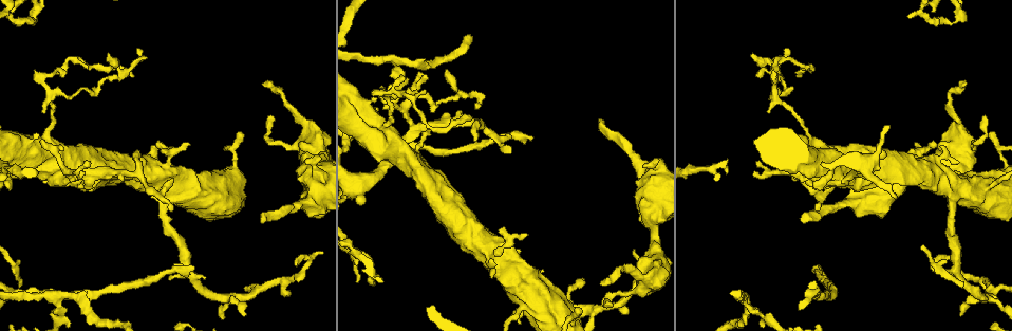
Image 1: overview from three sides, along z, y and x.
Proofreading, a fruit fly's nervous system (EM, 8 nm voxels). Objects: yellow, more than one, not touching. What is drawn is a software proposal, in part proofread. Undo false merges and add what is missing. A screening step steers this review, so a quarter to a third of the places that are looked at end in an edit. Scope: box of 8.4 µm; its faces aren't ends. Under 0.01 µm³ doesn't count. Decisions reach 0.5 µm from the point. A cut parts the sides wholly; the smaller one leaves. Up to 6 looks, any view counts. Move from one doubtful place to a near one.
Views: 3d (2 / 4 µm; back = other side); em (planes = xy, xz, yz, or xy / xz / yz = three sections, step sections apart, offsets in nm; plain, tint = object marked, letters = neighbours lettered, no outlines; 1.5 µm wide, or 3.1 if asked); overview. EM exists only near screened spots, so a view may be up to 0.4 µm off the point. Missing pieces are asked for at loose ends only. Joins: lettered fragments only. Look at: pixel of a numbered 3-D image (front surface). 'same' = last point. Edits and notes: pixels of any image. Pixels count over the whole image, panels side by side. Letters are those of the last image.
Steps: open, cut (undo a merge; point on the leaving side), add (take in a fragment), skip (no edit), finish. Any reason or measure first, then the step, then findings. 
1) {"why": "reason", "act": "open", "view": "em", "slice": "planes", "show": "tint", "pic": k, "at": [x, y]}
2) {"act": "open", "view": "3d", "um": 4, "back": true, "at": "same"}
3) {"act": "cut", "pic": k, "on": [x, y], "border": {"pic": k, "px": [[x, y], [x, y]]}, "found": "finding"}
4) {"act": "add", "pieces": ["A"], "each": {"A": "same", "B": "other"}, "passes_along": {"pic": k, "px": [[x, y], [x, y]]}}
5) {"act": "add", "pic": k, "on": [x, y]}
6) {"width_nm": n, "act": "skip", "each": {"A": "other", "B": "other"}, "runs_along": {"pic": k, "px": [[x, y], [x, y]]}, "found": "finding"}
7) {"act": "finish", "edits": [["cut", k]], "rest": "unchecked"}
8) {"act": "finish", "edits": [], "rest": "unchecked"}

{"why": "tapers out", "act": "open", "view": "em", "slice": "planes", "show": "letters", "pic": 1, "at": [510, 136]}

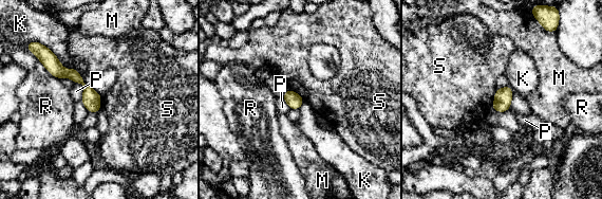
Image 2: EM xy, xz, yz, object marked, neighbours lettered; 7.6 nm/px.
{"longest_contact_nm": ["R", 220], "act": "skip", "each": {"K": "other", "M": "other", "P": "other", "R": "other", "S": "other"}, "border": {"pic": 2, "px": [[497, 89], [491, 108]]}, "found": "none of them fits"}

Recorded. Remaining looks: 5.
{"why": "thin end", "act": "open", "view": "em", "slice": "planes", "show": "plain", "pic": 1, "at": [262, 219]}

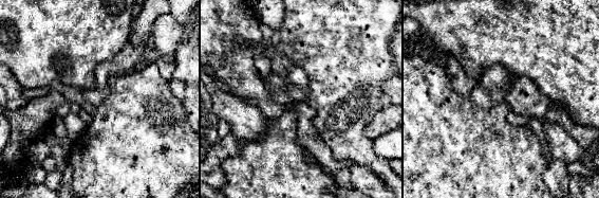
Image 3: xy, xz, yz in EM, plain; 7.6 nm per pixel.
{"why": "see the neighbours", "act": "open", "view": "em", "slice": "planes", "show": "letters", "at": "same"}

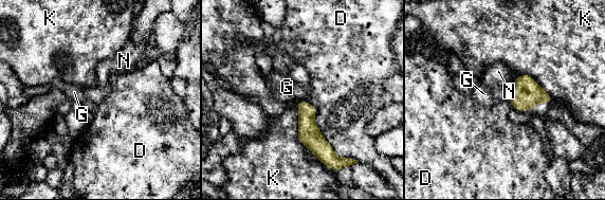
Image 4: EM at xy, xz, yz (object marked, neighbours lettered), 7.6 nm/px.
{"act": "skip", "each": {"D": "other", "G": "other", "K": "other", "N": "other"}, "border": {"pic": 4, "px": [[514, 80], [529, 75], [552, 98]]}, "found": "none of them fits"}

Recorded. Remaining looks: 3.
{"why": "an open end", "act": "open", "view": "3d", "um": 2, "pic": 1, "at": [261, 84]}

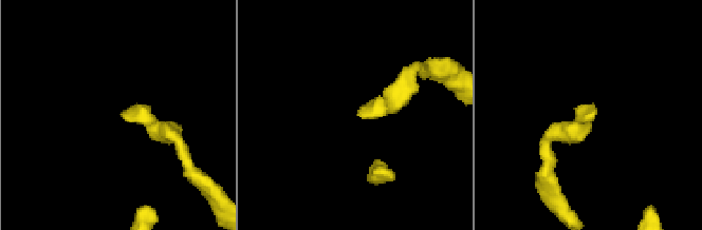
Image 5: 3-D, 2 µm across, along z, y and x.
{"act": "open", "view": "em", "slice": "planes", "show": "plain", "pic": 5, "at": [592, 112]}

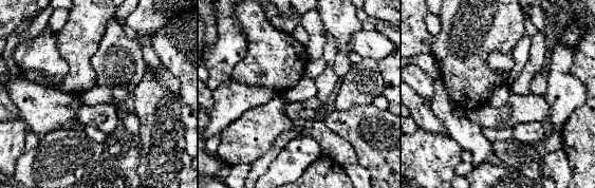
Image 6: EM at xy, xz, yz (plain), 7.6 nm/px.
{"why": "see the neighbours", "act": "open", "view": "em", "slice": "planes", "show": "letters", "at": "same"}

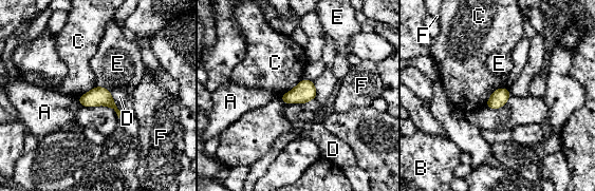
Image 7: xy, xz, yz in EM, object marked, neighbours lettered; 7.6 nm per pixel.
{"act": "skip", "each": {"A": "other", "B": "other", "C": "other", "D": "other", "E": "other", "F": "other"}, "border": {"pic": 7, "px": [[504, 86], [496, 89], [485, 104]]}, "found": "no lettered fragment goes on from it"}

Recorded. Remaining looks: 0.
{"act": "finish", "edits": [], "rest": "unchecked"}

